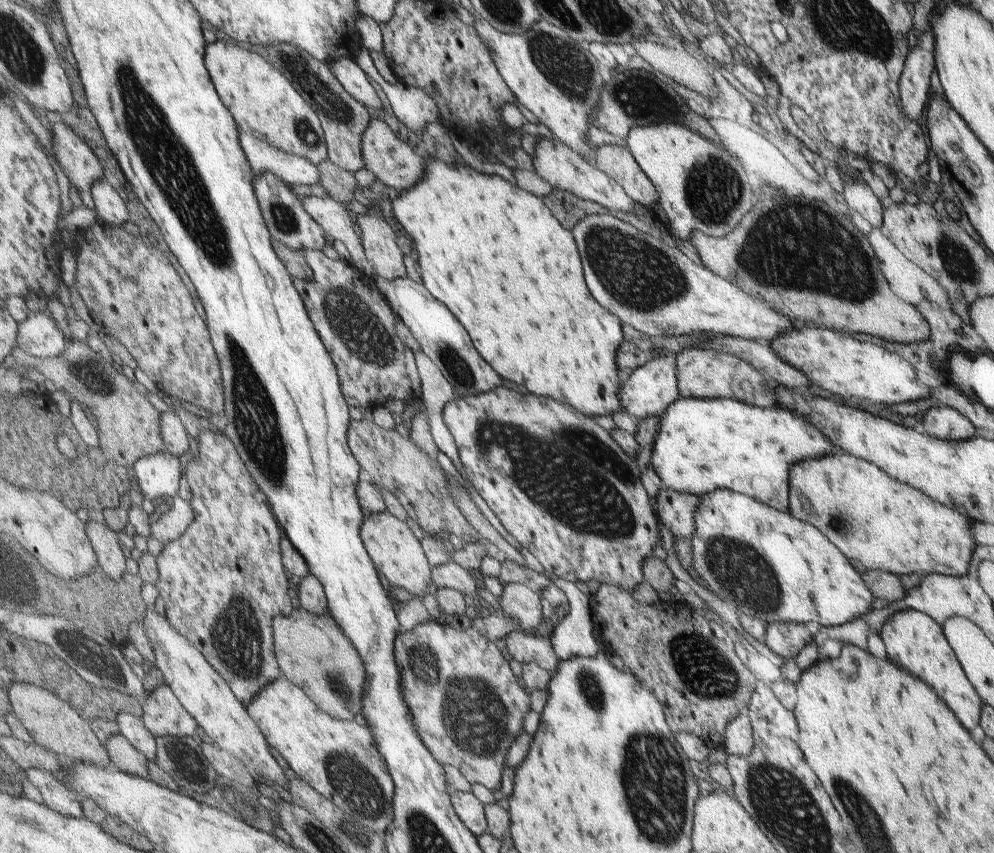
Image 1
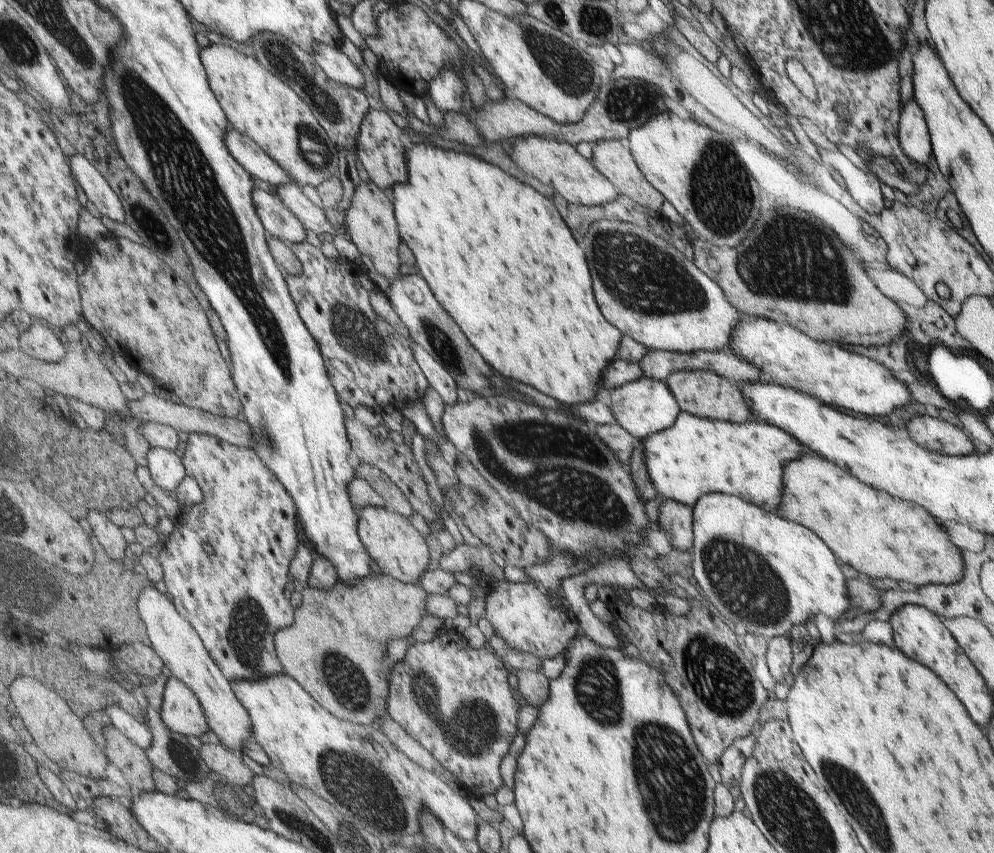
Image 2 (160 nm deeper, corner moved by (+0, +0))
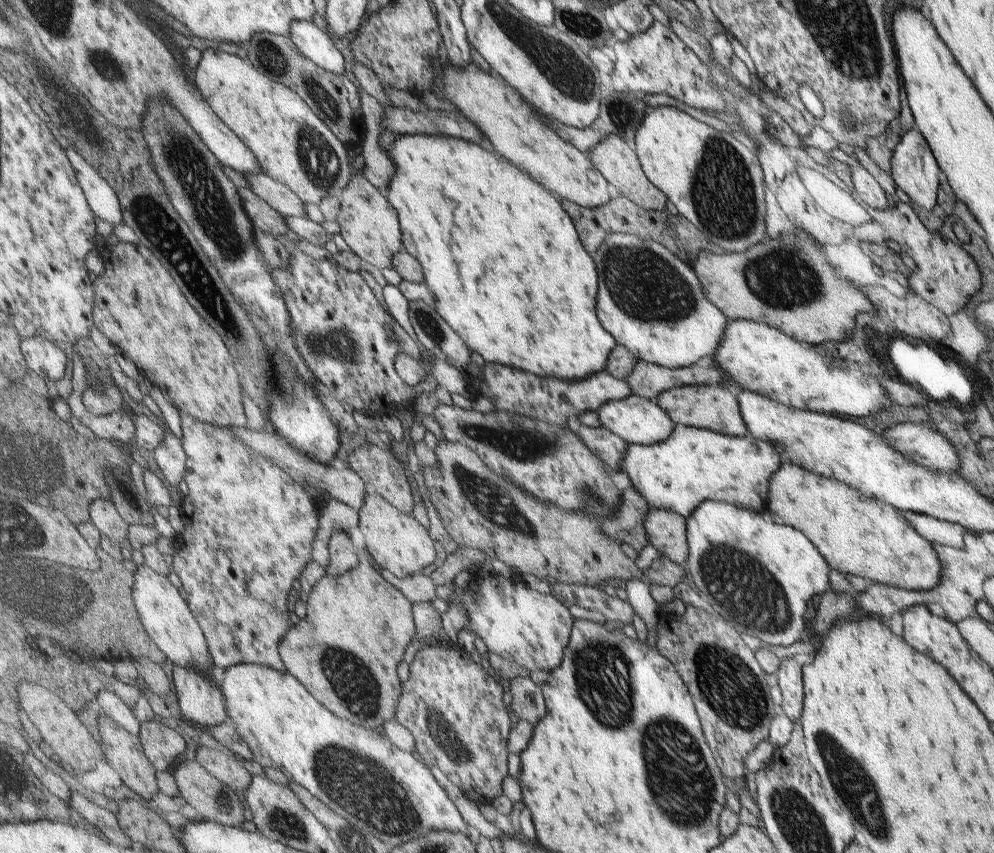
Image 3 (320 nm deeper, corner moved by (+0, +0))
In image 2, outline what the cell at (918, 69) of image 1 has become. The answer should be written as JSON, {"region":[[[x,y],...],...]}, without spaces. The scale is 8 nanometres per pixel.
{"region":[[[911,98],[901,109],[900,148],[914,165],[926,166],[932,153],[931,137],[924,120],[923,110]]]}

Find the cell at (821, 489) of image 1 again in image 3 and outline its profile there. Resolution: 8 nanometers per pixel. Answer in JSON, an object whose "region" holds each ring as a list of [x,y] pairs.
{"region":[[[781,462],[770,476],[767,494],[765,516],[772,522],[799,528],[801,534],[811,541],[829,568],[843,572],[845,575],[854,574],[882,585],[914,591],[929,590],[940,582],[943,568],[933,544],[921,538],[905,522],[905,519],[899,516],[901,510],[891,508],[885,501],[865,496],[857,489],[839,484],[839,481],[833,479],[827,480],[820,474],[809,472],[790,462]]]}

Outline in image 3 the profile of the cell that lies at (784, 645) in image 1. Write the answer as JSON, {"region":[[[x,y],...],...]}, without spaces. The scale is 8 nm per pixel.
{"region":[[[793,658],[780,660],[777,669],[777,682],[782,703],[778,711],[783,712],[789,720],[799,722],[802,715],[802,668]]]}

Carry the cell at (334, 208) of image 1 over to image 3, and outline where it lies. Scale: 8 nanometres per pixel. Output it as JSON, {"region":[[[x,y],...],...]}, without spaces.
{"region":[[[243,173],[249,188],[265,199],[284,217],[305,217],[305,203],[287,185],[271,178],[267,173]]]}

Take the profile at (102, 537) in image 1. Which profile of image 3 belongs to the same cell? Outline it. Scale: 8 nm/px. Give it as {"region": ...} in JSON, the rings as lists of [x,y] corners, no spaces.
{"region":[[[96,498],[88,505],[89,519],[99,533],[120,544],[127,539],[129,524],[123,520],[123,515],[115,508],[111,499]]]}

